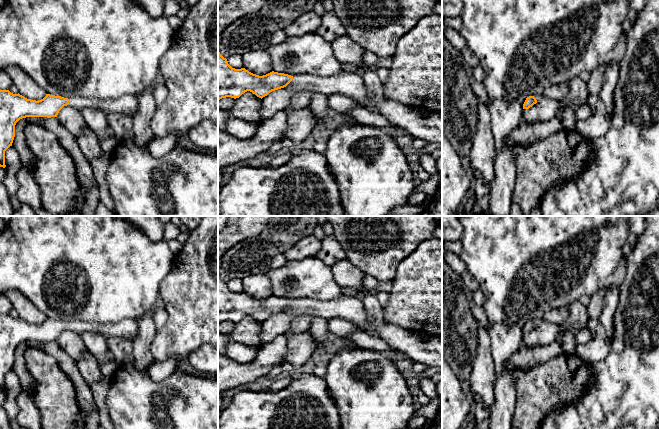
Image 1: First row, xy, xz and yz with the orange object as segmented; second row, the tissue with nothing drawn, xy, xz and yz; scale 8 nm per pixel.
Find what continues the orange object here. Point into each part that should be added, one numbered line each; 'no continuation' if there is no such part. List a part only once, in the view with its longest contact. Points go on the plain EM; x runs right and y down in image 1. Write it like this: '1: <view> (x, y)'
1: xz (429, 353)

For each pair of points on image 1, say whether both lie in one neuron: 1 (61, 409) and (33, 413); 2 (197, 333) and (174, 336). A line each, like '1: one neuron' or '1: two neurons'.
1: two neurons
2: one neuron

